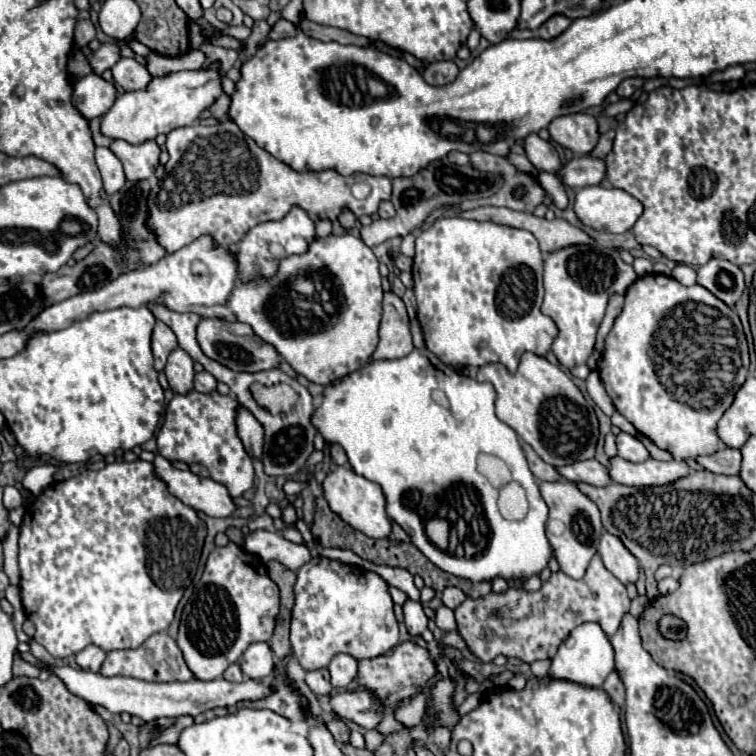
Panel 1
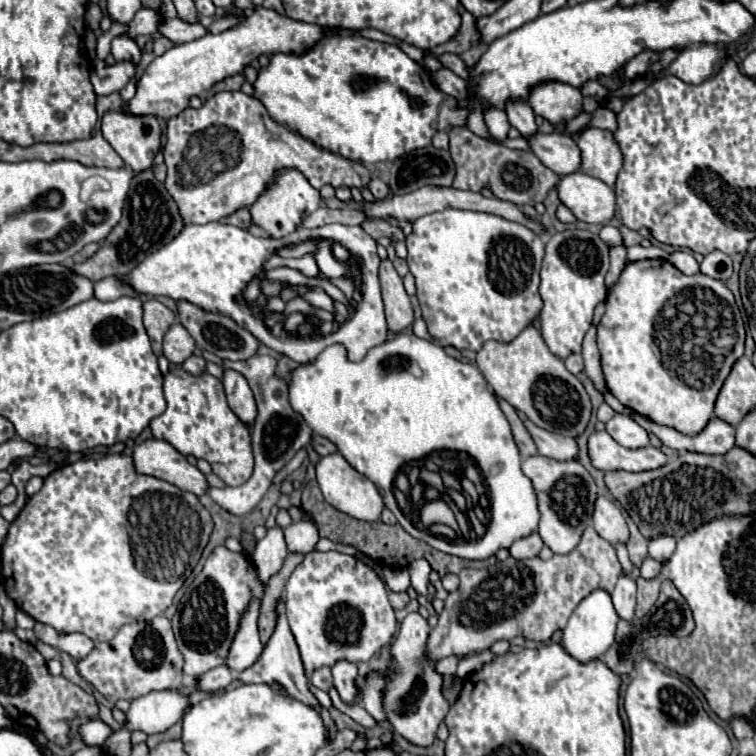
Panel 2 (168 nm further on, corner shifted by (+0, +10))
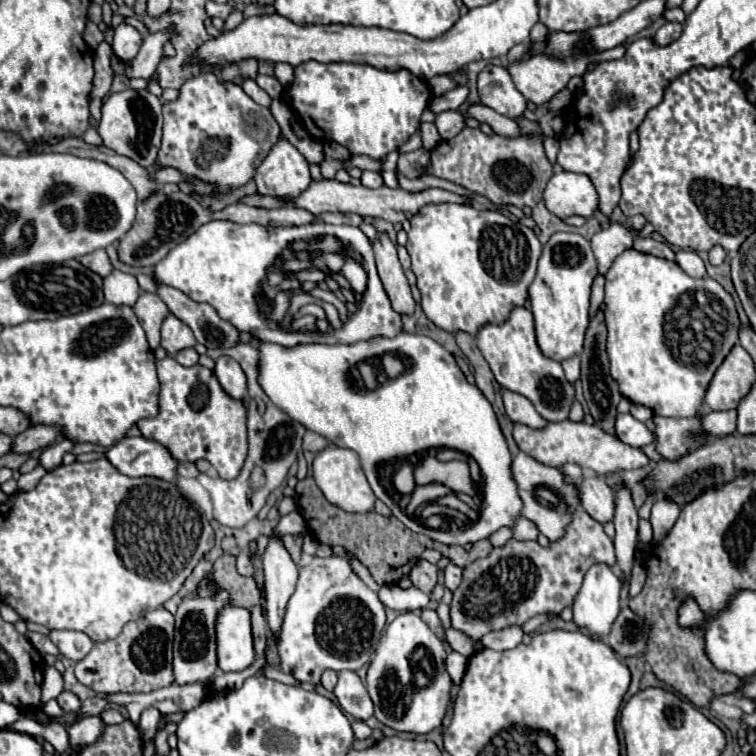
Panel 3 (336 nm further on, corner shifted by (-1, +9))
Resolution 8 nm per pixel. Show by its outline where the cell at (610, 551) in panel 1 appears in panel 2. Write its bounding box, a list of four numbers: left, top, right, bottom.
[592,495,628,545]

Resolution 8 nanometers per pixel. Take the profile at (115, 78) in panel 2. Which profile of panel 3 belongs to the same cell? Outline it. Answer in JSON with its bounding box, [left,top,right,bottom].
[123,32,171,78]

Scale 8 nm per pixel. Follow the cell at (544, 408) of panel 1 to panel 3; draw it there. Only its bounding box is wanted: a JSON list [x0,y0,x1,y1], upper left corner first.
[477,308,575,422]

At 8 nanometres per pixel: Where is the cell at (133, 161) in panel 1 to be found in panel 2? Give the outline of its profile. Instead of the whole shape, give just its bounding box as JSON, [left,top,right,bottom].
[102,109,162,171]

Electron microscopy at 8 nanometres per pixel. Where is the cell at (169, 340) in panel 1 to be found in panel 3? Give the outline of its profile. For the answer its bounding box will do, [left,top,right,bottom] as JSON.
[133,292,171,350]

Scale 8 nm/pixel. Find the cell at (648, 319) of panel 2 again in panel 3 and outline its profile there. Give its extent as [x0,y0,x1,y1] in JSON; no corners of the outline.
[603,248,741,418]

